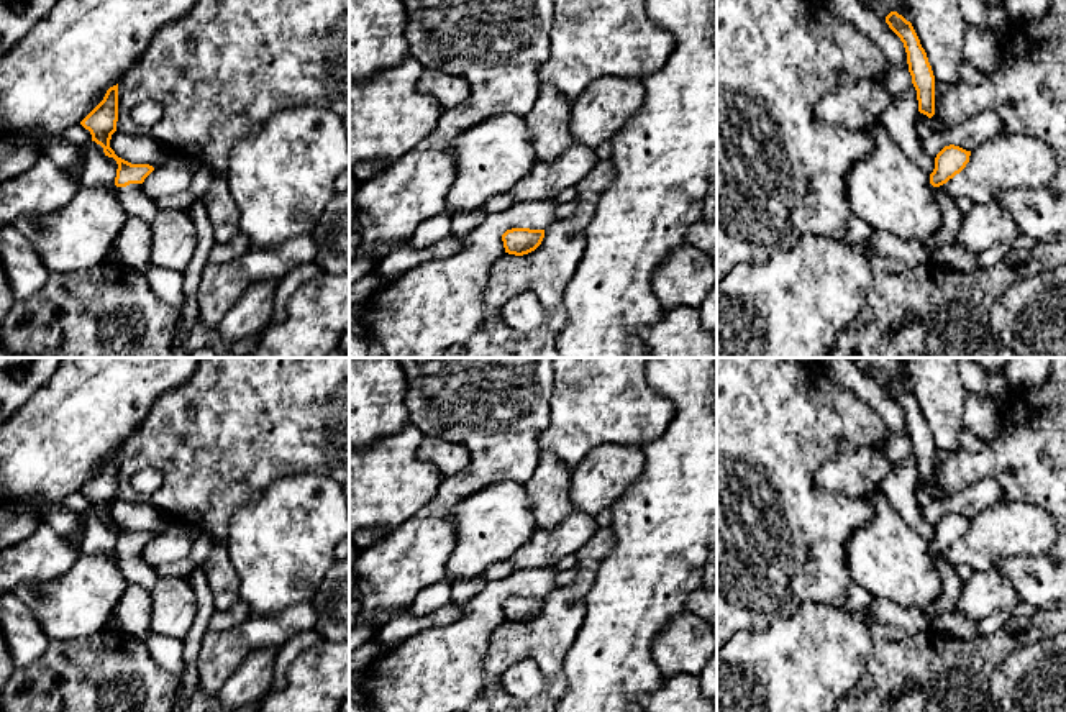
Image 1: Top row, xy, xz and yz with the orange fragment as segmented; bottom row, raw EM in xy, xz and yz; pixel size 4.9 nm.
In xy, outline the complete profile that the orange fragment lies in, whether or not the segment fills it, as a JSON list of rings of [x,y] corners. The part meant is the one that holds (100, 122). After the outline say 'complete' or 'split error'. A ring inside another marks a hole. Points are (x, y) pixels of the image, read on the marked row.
[[[118,84],[110,87],[103,100],[80,121],[90,131],[92,141],[103,148],[105,156],[118,164],[115,185],[121,207],[128,215],[138,217],[148,225],[159,213],[156,199],[148,197],[141,184],[154,171],[149,164],[131,164],[110,148],[112,135],[118,121]]]; split error

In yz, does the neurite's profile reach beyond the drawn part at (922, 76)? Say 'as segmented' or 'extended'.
as segmented

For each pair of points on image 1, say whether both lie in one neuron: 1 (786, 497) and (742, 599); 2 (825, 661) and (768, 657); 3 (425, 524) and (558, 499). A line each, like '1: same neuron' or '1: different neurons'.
1: same neuron
2: same neuron
3: different neurons

